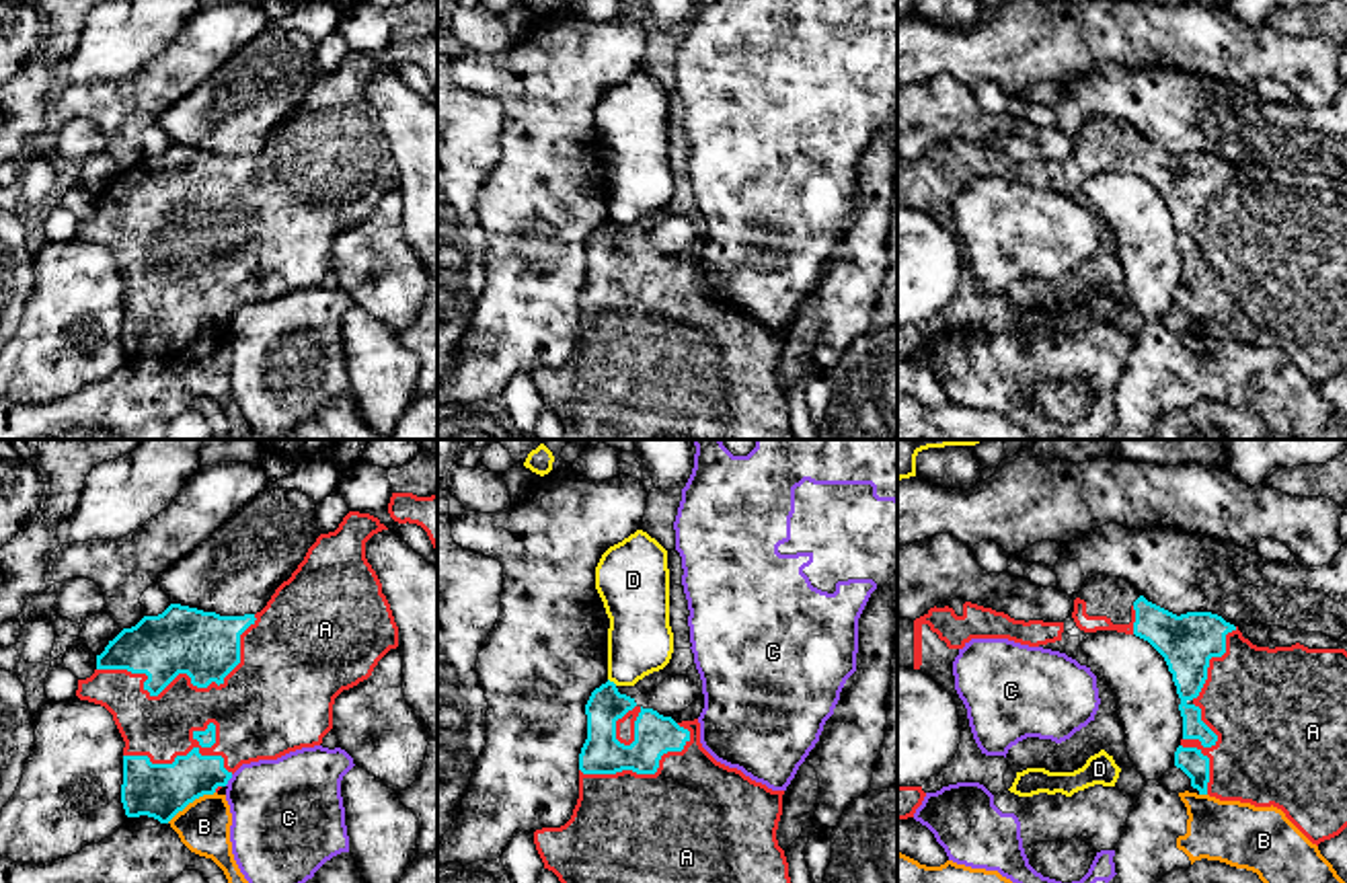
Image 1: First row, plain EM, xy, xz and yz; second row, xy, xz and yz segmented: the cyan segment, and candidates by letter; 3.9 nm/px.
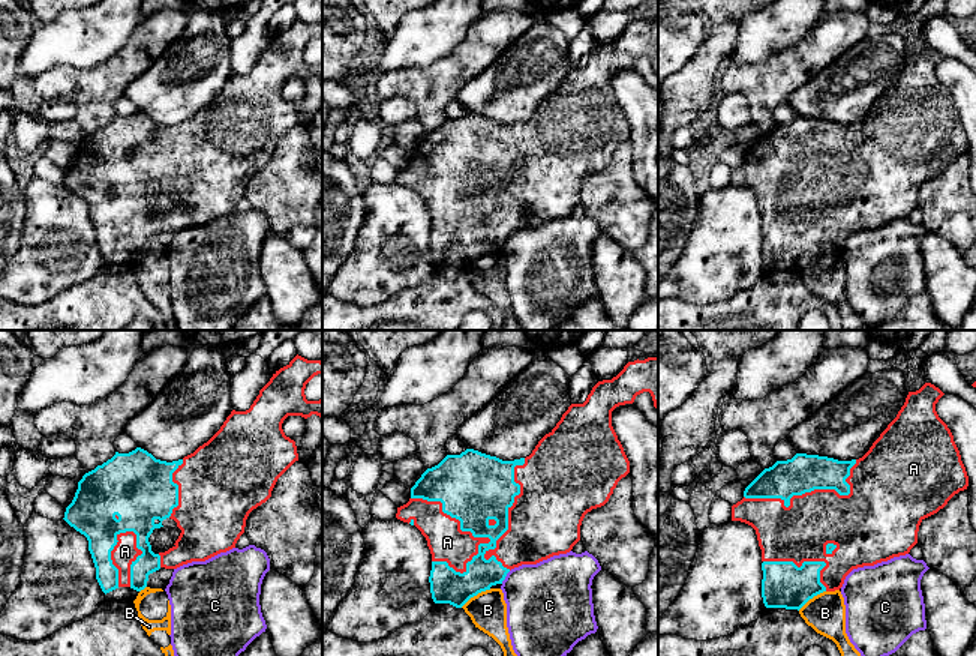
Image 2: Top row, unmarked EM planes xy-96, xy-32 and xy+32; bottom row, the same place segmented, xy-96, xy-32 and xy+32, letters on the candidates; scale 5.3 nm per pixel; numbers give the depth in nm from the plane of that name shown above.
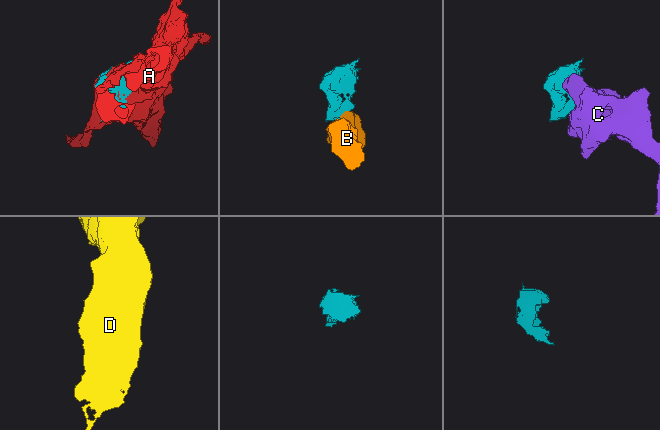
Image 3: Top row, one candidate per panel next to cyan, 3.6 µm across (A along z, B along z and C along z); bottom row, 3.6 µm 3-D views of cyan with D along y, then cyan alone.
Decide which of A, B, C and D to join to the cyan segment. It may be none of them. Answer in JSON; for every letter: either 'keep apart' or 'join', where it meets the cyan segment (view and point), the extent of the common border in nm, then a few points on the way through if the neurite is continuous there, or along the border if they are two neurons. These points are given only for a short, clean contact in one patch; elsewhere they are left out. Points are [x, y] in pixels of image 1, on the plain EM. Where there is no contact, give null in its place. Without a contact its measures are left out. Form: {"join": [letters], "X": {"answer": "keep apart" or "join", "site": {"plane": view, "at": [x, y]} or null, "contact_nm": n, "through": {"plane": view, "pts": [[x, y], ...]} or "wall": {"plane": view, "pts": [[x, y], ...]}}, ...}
{"join": ["A"], "A": {"answer": "join", "site": {"plane": "xy", "at": [187, 214]}, "contact_nm": 650}, "B": {"answer": "keep apart", "site": {"plane": "xy", "at": [189, 341]}, "contact_nm": 220, "wall": {"plane": "xy", "pts": [[214, 331], [196, 337], [167, 362]]}}, "C": {"answer": "keep apart", "site": {"plane": "xy", "at": [228, 319]}, "contact_nm": 60, "wall": {"plane": "xy", "pts": [[233, 315], [224, 325]]}}, "D": {"answer": "keep apart", "site": {"plane": "xz", "at": [612, 222]}, "contact_nm": 50, "wall": {"plane": "xz", "pts": [[608, 218], [617, 224]]}}}

